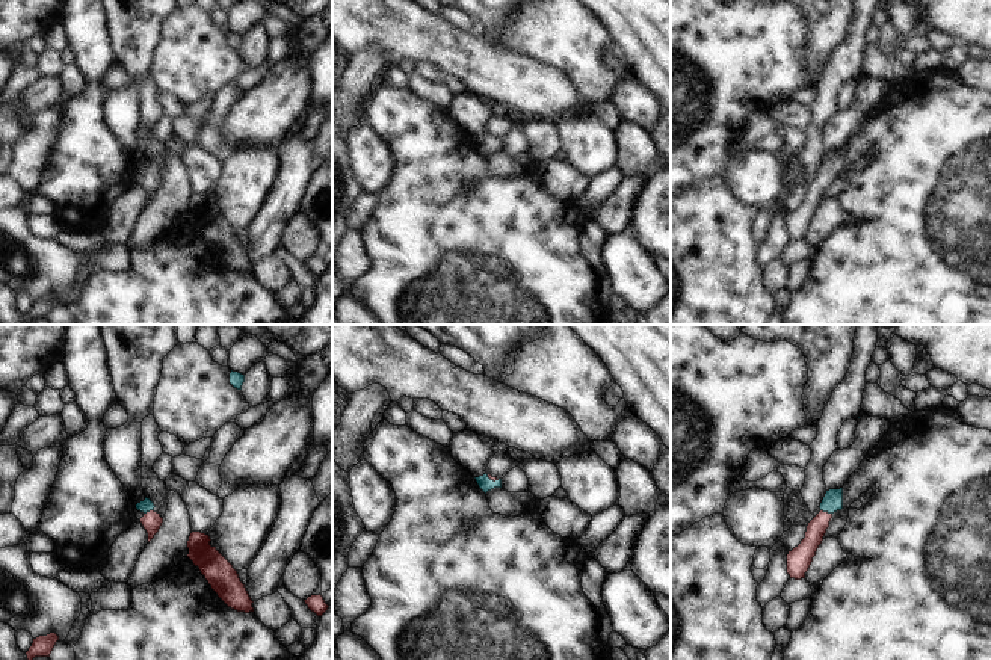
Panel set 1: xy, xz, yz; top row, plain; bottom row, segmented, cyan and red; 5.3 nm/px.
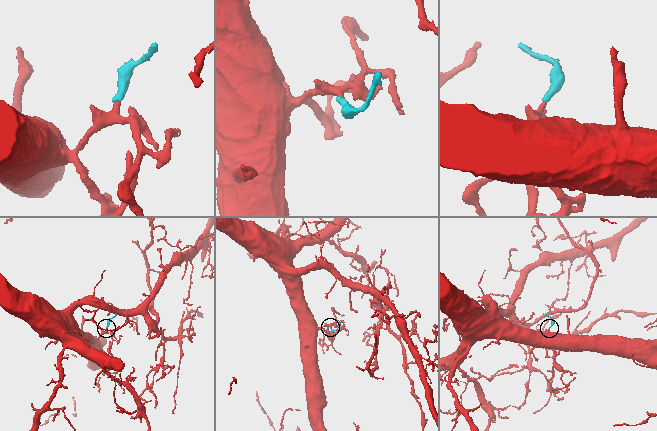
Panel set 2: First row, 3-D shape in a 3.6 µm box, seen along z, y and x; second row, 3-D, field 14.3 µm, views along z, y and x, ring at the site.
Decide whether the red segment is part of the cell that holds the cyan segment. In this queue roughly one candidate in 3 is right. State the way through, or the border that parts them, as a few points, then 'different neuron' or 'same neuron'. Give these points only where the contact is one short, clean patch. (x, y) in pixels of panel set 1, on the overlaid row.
way yz (833, 500), (827, 511), (816, 529); same neuron

